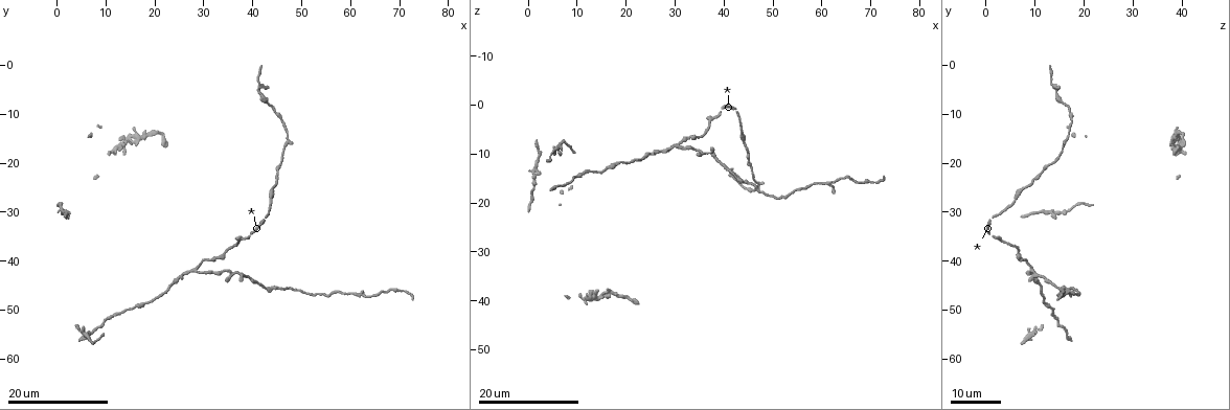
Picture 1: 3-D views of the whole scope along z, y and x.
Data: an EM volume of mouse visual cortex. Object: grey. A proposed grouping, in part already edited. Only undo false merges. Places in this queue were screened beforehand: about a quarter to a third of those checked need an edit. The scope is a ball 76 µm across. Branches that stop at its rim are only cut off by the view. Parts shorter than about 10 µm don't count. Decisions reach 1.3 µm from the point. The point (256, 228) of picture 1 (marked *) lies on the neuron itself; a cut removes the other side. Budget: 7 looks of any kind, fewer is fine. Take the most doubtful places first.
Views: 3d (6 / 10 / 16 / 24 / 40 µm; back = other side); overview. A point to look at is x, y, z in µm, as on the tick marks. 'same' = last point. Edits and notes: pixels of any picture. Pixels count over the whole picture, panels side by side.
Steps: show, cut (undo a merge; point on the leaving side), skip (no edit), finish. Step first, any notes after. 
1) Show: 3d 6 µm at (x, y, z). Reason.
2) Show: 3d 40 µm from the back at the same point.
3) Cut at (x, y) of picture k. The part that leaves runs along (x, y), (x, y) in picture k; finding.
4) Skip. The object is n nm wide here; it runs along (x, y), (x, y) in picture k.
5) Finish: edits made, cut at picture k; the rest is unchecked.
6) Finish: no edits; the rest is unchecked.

Show: 3d 16 µm at (28.5, 42.0, 9.5). Side arm on a straight run.

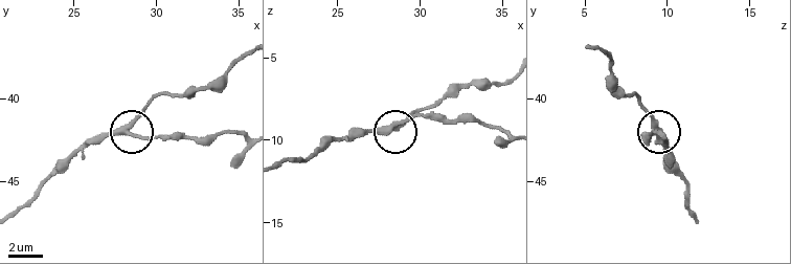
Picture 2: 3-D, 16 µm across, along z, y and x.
Show: 3d 6 µm at (28.2, 42.0, 9.1).

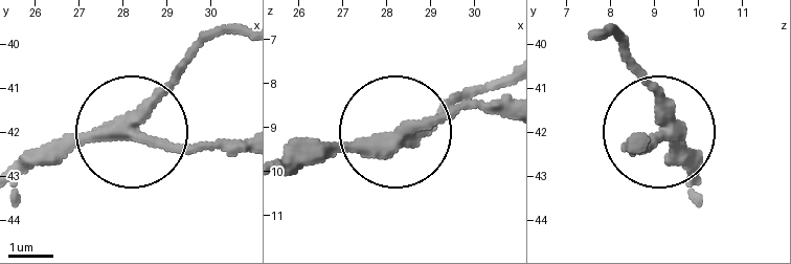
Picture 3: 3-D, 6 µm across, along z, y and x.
Skip. It runs along (599, 29), (613, 34), (658, 108), (654, 134), (635, 142) in picture 3; continuous, no second neuron.

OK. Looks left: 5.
Show: 3d 16 µm at (62.5, 46.5, 16.0). Side arm on a straight run.

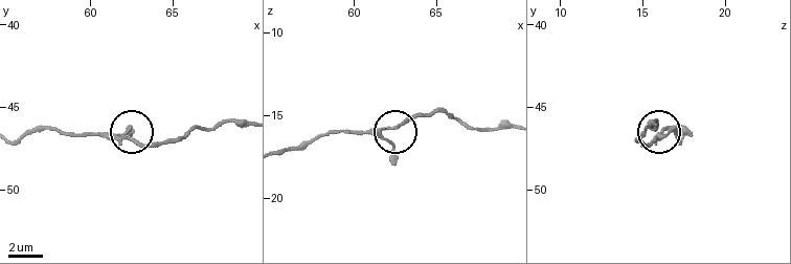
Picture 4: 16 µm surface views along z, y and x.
Show: 3d 10 µm at (61.9, 46.8, 15.8). Closer look.

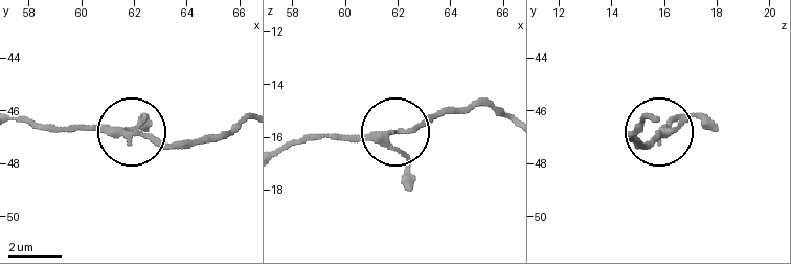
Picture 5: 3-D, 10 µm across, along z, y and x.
Skip. The object is 200 nm wide here; it runs along (21, 122), (116, 126), (187, 147) in picture 5; continuous, no second neuron.

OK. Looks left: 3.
Show: 3d 24 µm at (23.0, 44.5, 11.0).

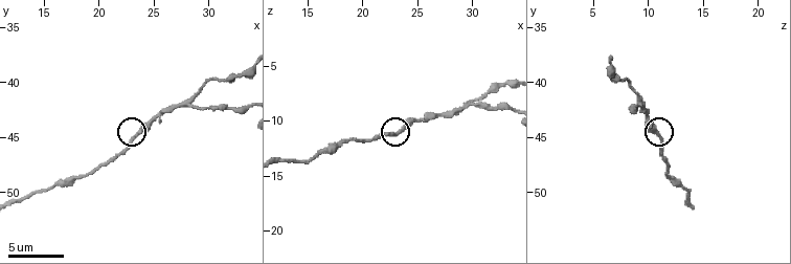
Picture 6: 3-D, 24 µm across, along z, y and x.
Show: 3d 10 µm at (23.8, 44.4, 10.8).

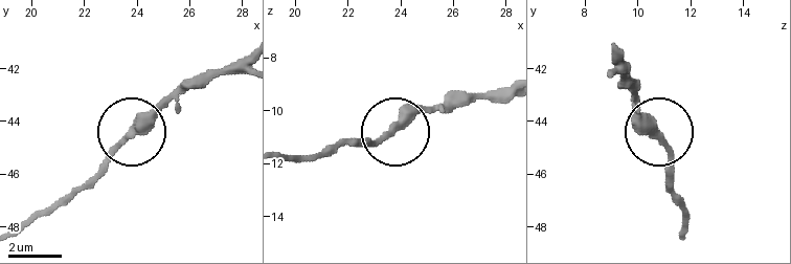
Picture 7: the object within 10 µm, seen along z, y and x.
Skip. The object is 270 nm wide here; continuous, no second neuron.

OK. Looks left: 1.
Finish: no edits; the rest is unchecked.

